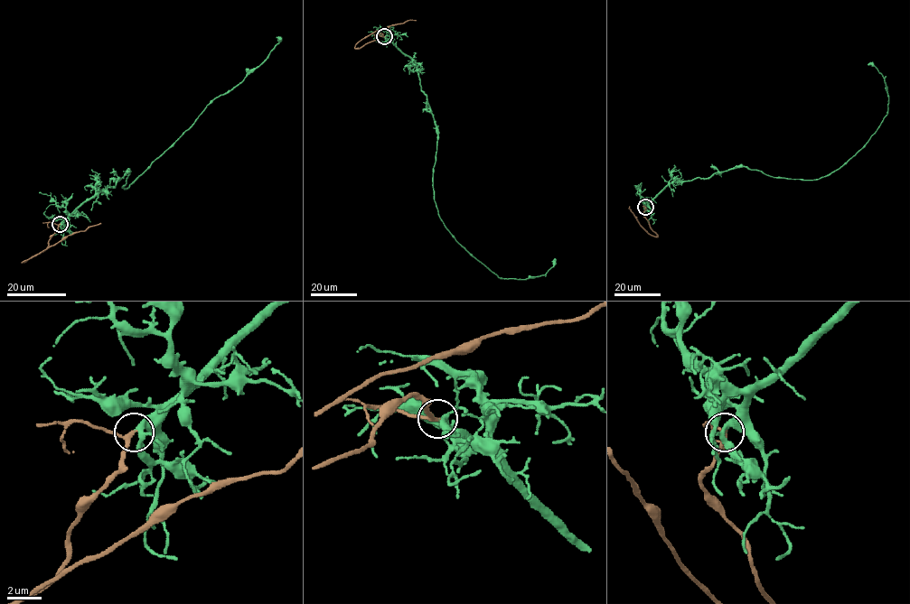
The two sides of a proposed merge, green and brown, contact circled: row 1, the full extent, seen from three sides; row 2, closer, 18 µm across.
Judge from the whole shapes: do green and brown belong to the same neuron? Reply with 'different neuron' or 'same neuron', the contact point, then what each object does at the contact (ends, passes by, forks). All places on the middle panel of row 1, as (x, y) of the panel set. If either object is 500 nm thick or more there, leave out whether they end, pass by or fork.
same neuron | (384, 36) | green forks | brown passes by

